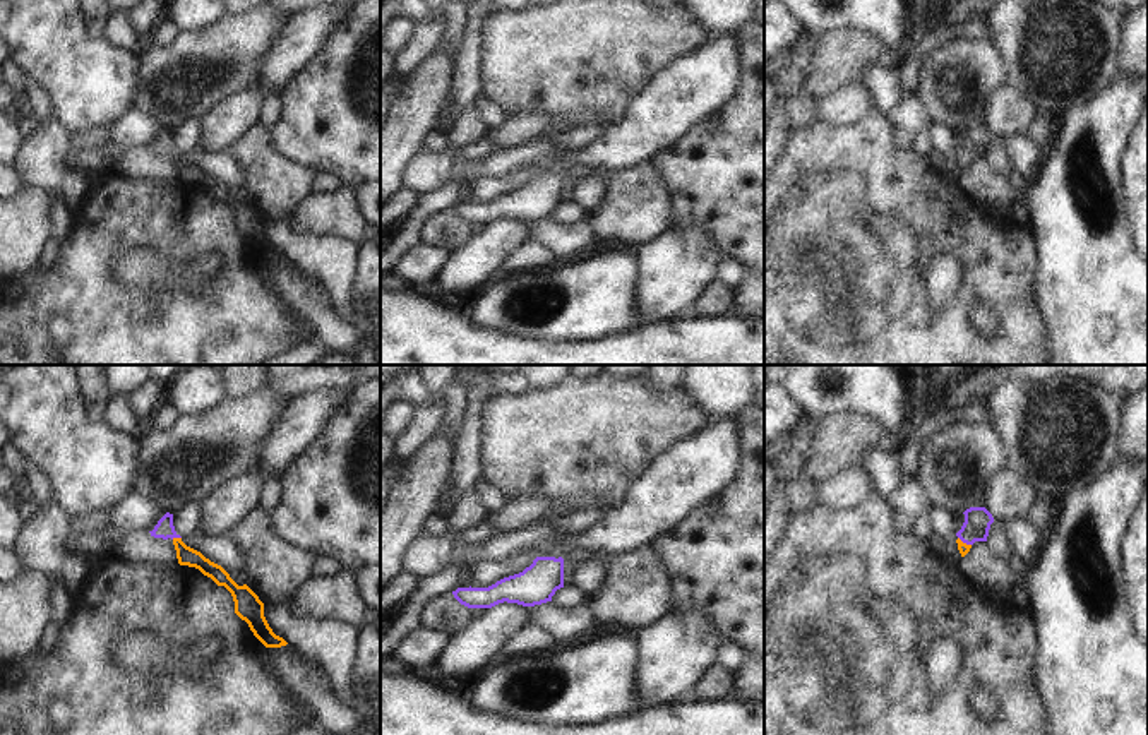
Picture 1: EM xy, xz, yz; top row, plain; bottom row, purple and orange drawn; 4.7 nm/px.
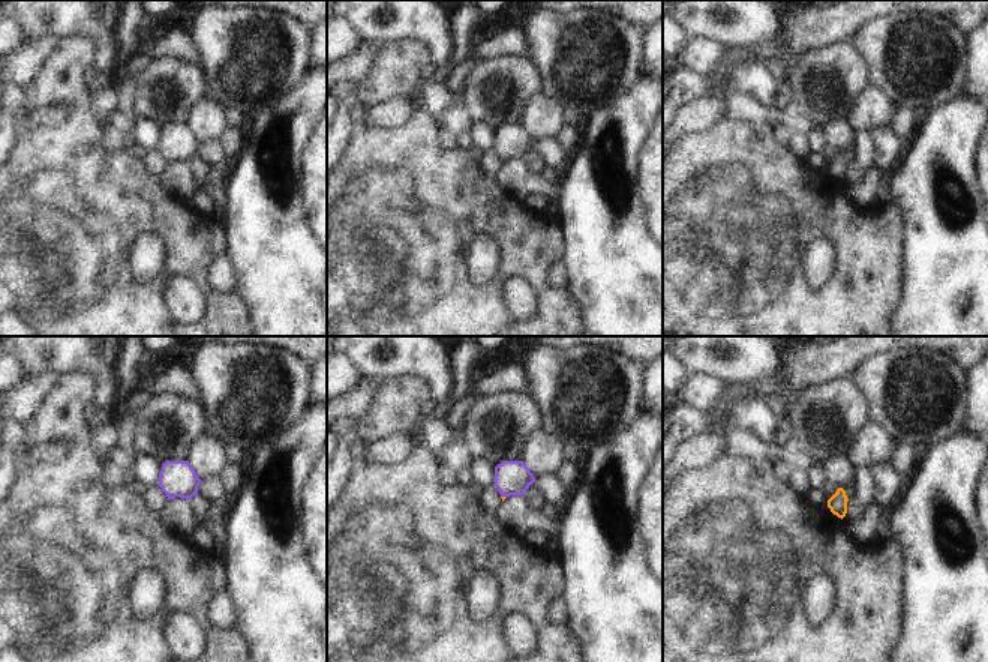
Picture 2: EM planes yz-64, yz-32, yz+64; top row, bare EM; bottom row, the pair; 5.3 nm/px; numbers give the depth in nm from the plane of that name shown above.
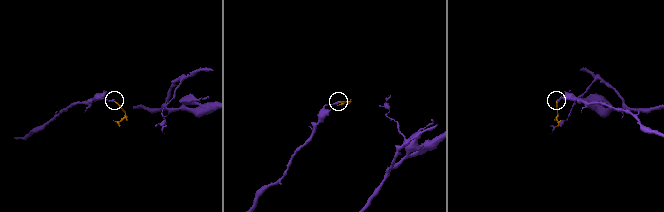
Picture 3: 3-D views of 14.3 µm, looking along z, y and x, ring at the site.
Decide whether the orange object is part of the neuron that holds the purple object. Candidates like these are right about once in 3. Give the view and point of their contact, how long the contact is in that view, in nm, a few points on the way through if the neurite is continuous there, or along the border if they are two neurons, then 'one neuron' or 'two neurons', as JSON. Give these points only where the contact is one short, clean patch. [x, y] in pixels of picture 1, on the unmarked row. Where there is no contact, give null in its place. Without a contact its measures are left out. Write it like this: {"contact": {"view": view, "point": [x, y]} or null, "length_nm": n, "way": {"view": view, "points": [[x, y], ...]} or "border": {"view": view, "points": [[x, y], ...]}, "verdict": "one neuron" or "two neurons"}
{"contact": {"view": "xy", "point": [175, 153]}, "length_nm": 50, "way": {"view": "xy", "points": [[165, 144], [175, 153], [185, 172]]}, "verdict": "one neuron"}

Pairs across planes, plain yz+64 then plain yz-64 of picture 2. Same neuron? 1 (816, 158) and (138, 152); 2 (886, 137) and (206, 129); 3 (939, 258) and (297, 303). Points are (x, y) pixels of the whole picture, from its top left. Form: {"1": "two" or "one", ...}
{"1": "one", "2": "two", "3": "one"}

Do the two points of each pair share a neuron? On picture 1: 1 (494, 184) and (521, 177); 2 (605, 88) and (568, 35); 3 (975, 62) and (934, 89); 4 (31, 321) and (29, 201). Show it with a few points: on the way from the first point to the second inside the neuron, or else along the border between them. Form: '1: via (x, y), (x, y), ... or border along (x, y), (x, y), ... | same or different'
1: via (501, 184), (514, 180) | same
2: via (591, 74), (574, 48) | same
3: via (965, 72), (951, 86), (944, 88) | same
4: border along (38, 264), (17, 278) | different

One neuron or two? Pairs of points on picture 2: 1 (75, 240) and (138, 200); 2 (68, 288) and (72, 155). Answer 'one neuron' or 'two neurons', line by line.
1: one neuron
2: one neuron

